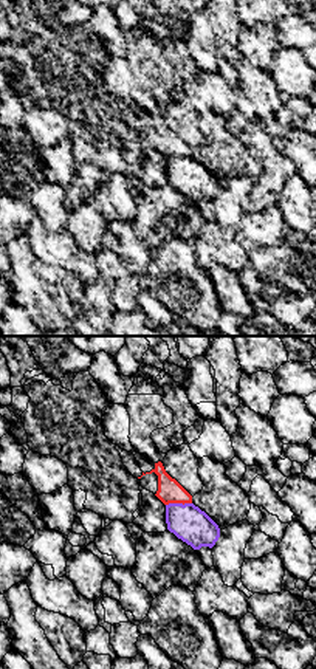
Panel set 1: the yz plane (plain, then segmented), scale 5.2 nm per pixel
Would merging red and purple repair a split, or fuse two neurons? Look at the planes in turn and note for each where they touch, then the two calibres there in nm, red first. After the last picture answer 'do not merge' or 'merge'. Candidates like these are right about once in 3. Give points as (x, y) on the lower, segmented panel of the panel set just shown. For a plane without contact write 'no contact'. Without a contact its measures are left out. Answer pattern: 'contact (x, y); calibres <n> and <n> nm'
contact (178, 502); calibres 130 and 190 nm

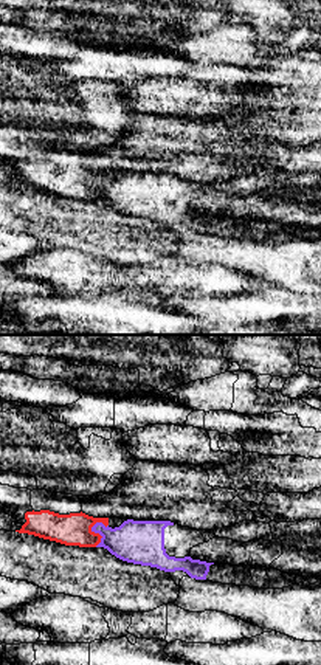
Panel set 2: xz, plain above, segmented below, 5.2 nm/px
contact (96, 534); calibres 170 and 220 nm

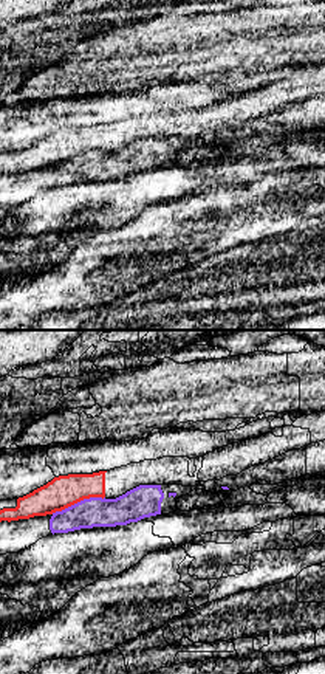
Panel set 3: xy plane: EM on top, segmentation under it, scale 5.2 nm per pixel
contact (78, 501); calibres 170 and 160 nm

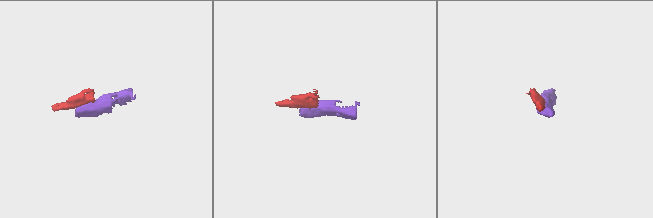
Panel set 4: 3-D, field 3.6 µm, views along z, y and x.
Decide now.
do not merge

